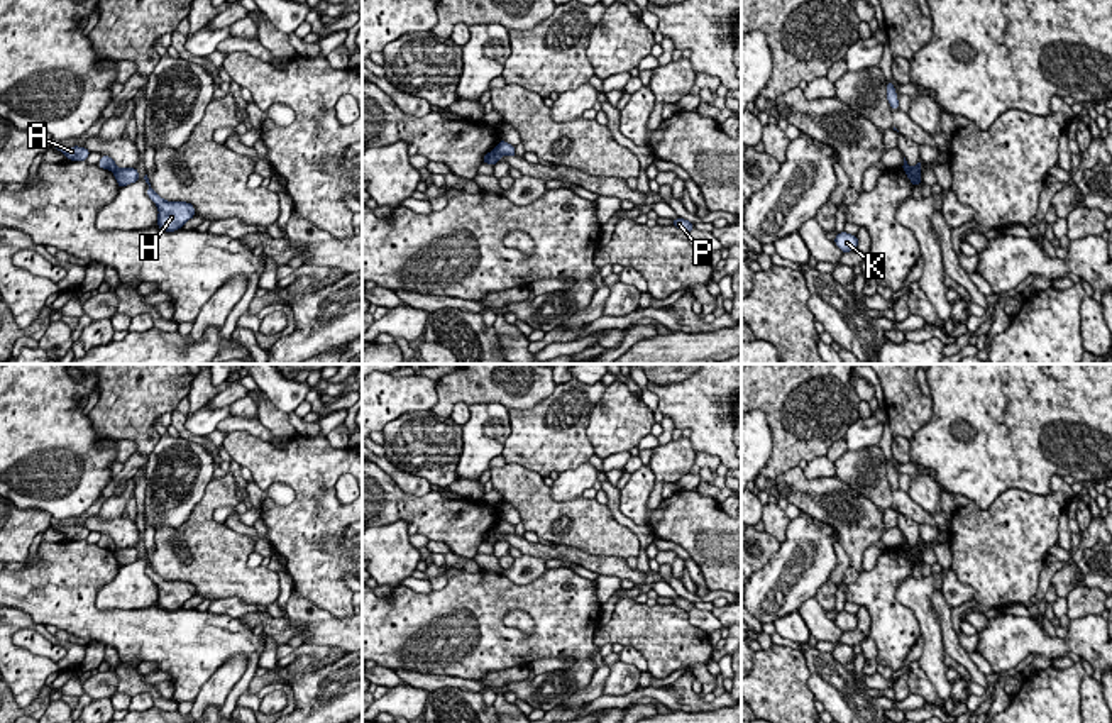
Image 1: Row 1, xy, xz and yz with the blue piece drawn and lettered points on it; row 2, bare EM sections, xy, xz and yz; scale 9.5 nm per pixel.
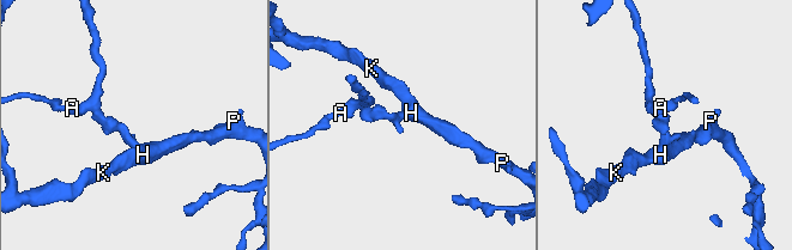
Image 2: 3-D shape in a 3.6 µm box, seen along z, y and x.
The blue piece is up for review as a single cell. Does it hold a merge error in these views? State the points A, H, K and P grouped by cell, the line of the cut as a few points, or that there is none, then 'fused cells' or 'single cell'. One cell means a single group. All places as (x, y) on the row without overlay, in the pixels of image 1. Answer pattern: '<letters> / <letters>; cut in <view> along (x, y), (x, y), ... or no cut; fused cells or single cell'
A / H K P; cut in xy along (115, 546), (114, 551); fused cells

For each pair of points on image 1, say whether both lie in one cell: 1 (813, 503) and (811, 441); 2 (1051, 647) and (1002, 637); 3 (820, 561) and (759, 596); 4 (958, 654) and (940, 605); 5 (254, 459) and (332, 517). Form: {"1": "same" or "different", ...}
{"1": "different", "2": "same", "3": "same", "4": "same", "5": "same"}

